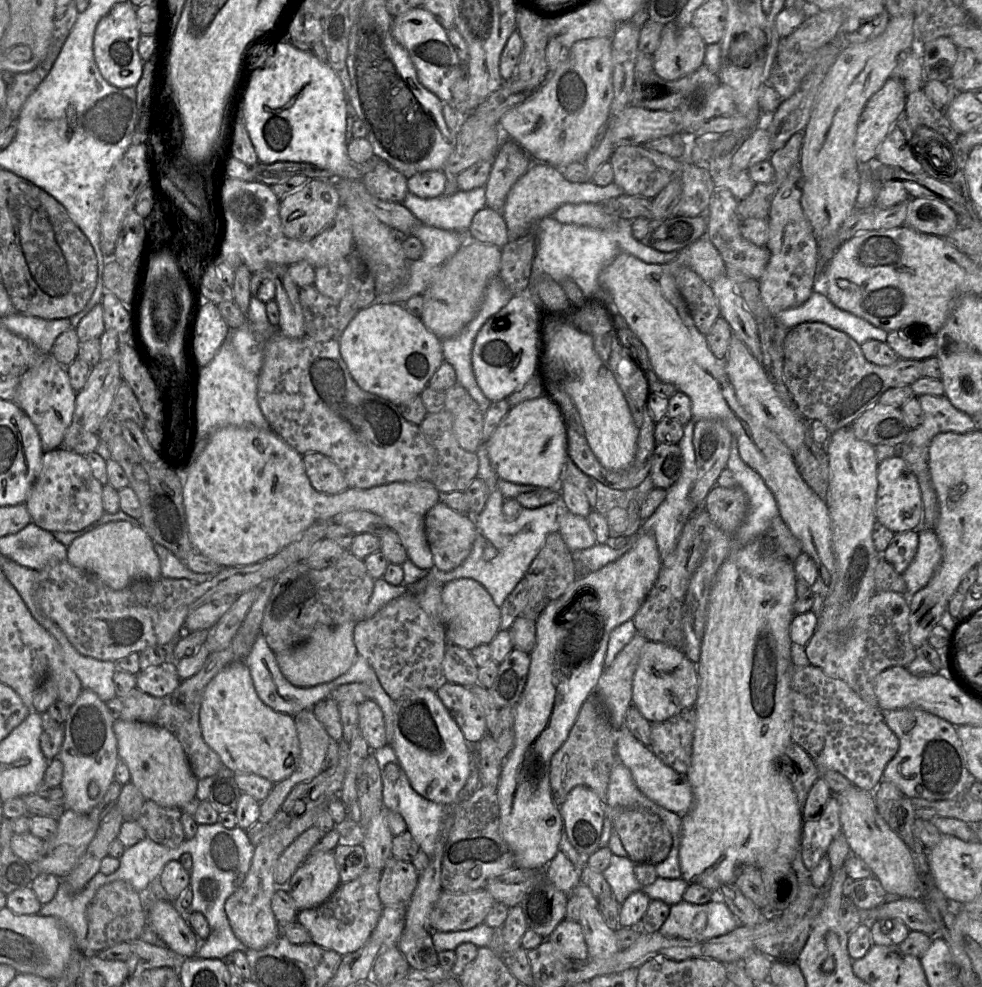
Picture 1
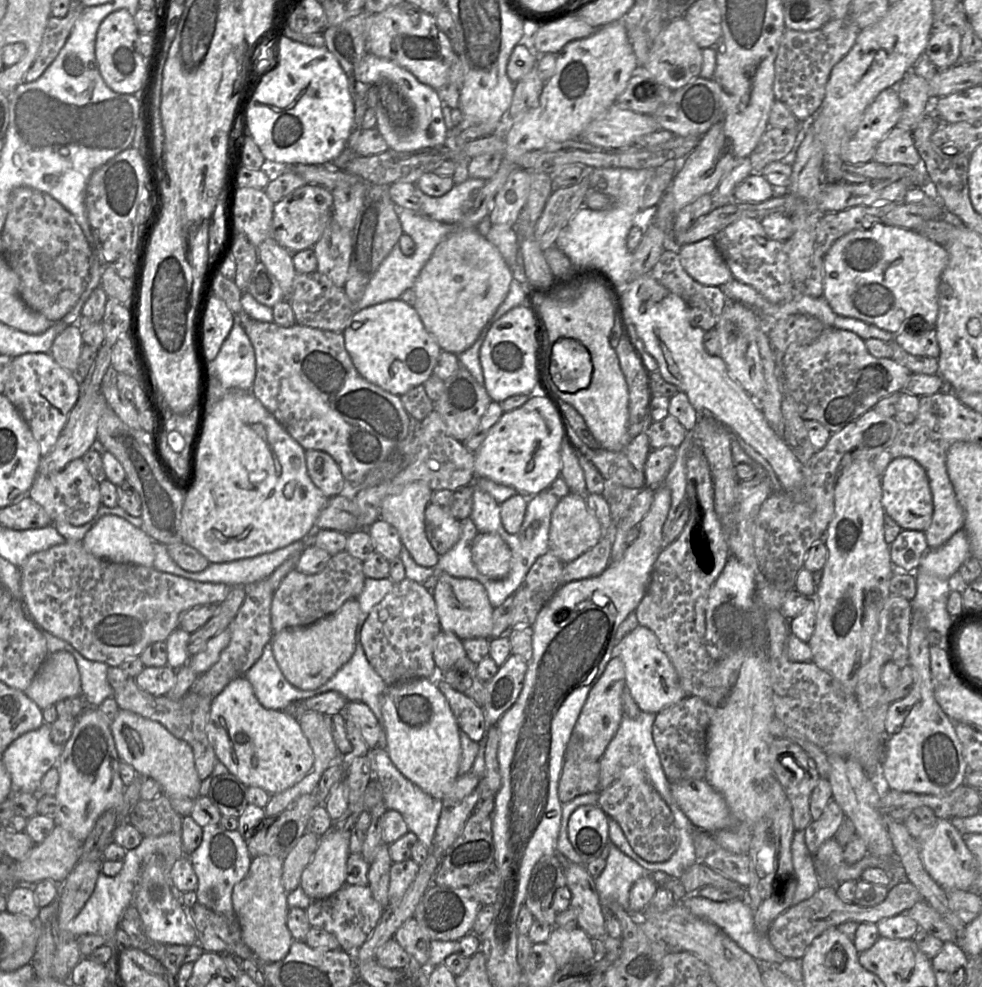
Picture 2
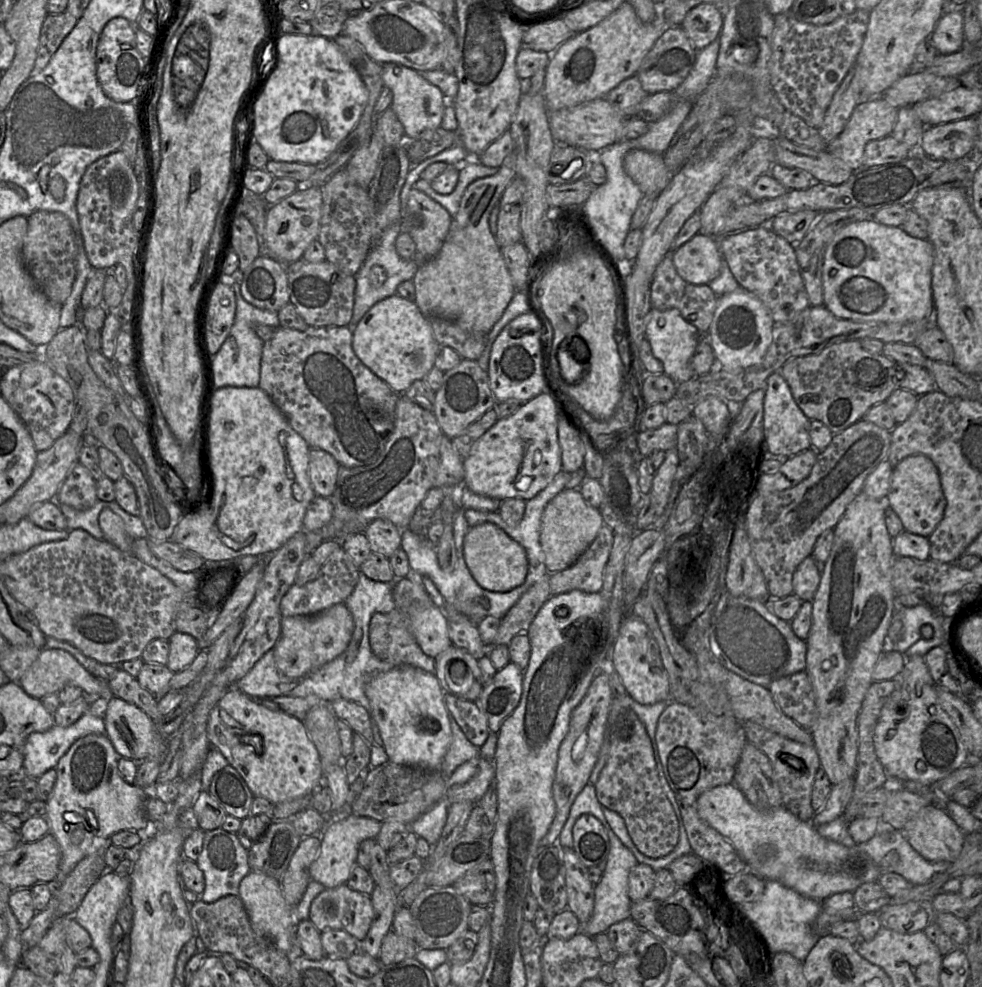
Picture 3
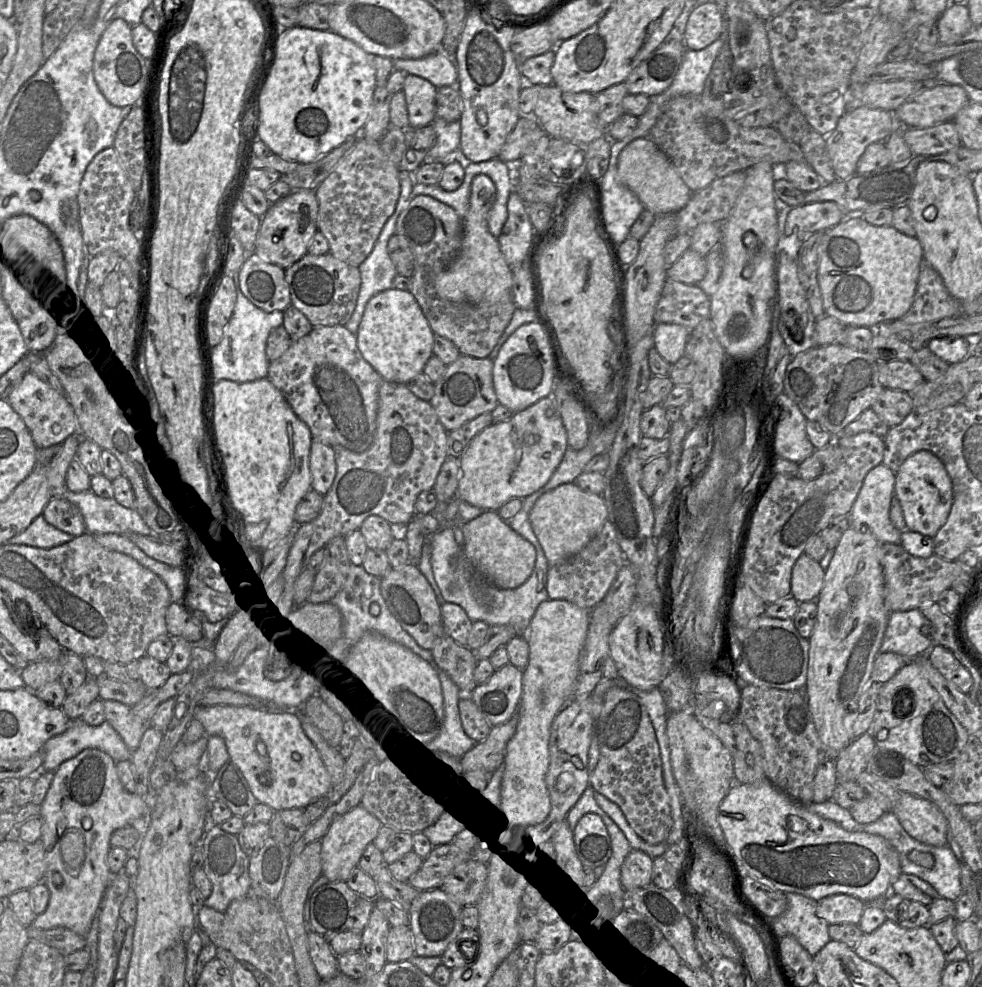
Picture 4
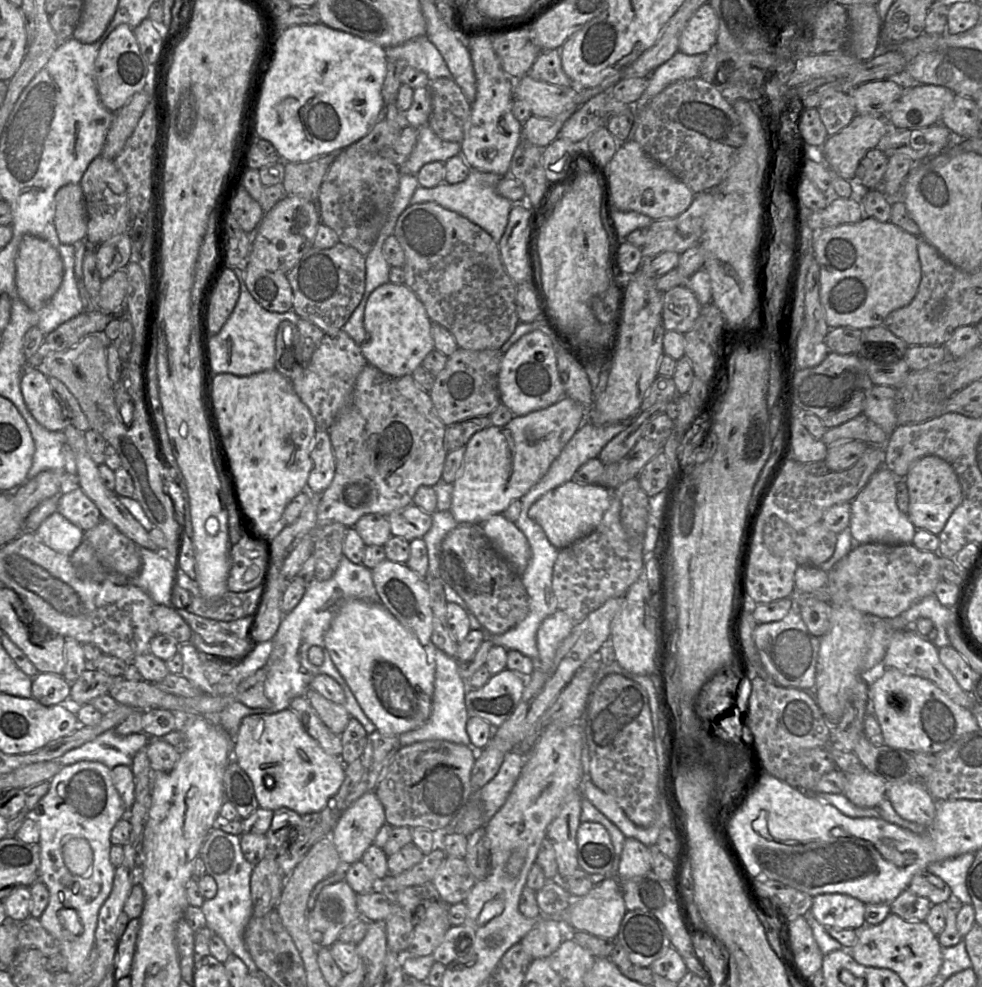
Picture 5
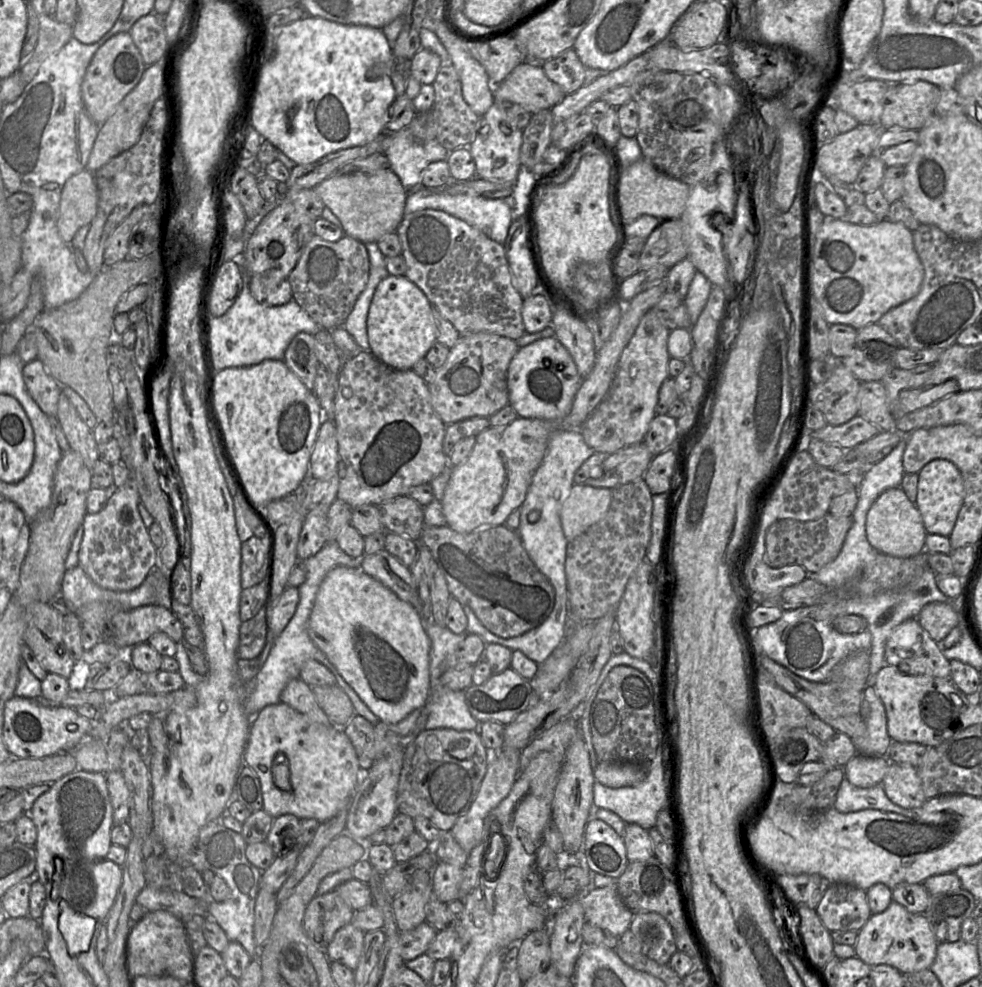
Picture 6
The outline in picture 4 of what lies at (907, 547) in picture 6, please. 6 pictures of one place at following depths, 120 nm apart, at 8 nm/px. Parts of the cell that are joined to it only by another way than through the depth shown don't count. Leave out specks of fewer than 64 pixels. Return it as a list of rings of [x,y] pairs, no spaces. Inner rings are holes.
[[[883,463],[866,475],[849,514],[850,525],[872,534],[879,543],[898,544],[901,531],[890,520],[896,473]]]

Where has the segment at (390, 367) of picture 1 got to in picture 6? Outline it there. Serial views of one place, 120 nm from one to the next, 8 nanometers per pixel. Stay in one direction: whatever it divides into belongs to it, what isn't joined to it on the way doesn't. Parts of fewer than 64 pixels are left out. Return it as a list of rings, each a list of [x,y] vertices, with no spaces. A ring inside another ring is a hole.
[[[406,276],[385,277],[376,287],[367,317],[369,351],[396,370],[410,370],[436,342],[432,305]]]

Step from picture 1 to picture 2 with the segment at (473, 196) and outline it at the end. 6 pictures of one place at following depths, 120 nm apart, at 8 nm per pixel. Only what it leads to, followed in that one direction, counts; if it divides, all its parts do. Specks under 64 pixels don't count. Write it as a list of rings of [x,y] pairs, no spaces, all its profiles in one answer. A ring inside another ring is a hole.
[[[468,178],[441,197],[432,197],[415,185],[415,195],[419,198],[421,212],[445,224],[457,224],[463,215],[463,205],[474,190],[480,189],[488,181],[481,178]]]

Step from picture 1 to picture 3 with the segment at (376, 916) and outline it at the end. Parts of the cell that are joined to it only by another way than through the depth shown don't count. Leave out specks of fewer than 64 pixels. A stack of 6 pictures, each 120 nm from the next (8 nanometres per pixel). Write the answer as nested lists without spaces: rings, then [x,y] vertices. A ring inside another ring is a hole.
[[[346,883],[325,888],[312,900],[309,920],[320,932],[343,930],[361,942],[373,920],[372,901]]]

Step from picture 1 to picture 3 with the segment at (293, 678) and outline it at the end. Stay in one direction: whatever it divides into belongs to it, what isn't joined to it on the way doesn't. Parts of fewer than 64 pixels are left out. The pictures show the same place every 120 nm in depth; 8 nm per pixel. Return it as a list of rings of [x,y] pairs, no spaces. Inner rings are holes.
[[[344,603],[335,604],[311,616],[282,617],[281,634],[273,648],[275,664],[287,677],[303,677],[342,654],[353,631],[353,617]]]

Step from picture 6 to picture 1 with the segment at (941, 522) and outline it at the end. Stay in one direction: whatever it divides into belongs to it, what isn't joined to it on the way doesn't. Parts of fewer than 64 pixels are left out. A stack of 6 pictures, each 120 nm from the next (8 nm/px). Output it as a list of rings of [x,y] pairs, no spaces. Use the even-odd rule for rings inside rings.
[[[897,454],[878,464],[878,489],[876,497],[876,520],[893,533],[915,530],[922,524],[923,503],[916,476],[908,464]]]

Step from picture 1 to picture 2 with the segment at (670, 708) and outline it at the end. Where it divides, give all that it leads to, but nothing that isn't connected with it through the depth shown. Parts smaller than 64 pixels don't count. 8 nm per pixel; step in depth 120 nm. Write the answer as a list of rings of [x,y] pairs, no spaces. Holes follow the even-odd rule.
[[[638,625],[613,649],[612,658],[614,657],[619,657],[624,663],[626,687],[642,712],[658,714],[687,697],[674,666],[664,652],[659,639],[650,629]]]

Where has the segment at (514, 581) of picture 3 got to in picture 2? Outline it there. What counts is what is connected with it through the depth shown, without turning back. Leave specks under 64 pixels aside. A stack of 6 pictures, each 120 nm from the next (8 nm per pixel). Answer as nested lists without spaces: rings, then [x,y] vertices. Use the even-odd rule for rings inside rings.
[[[479,533],[471,554],[477,570],[490,579],[503,579],[510,571],[511,550],[498,534]]]

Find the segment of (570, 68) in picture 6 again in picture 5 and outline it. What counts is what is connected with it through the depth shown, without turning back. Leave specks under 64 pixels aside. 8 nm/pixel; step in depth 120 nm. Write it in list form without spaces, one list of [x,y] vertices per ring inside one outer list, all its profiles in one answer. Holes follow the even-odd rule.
[[[560,49],[541,51],[528,75],[534,80],[547,82],[552,85],[574,85],[562,68]]]

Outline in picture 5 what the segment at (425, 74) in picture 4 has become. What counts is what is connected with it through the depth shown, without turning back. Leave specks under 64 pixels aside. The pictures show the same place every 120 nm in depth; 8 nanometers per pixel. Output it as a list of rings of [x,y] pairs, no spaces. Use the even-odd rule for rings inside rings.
[[[422,35],[401,45],[384,49],[388,60],[404,60],[408,66],[424,72],[430,82],[442,77],[452,78],[451,71],[443,56],[427,35]]]

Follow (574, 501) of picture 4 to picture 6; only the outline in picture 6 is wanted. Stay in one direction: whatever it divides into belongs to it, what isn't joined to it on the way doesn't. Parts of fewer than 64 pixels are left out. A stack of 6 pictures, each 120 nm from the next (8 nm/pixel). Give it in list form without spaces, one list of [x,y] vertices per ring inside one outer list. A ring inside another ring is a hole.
[[[574,484],[560,511],[566,539],[572,541],[604,518],[611,500],[612,490],[609,488]]]

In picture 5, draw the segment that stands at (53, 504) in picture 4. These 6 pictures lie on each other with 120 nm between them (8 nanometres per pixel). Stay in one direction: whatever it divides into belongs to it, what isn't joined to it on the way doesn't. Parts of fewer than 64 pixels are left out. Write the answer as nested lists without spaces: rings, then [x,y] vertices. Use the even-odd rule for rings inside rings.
[[[79,487],[60,495],[57,512],[83,531],[93,528],[102,520],[96,505]]]

